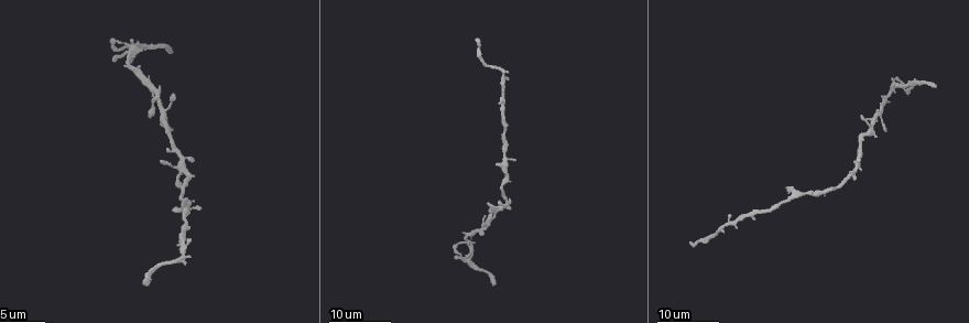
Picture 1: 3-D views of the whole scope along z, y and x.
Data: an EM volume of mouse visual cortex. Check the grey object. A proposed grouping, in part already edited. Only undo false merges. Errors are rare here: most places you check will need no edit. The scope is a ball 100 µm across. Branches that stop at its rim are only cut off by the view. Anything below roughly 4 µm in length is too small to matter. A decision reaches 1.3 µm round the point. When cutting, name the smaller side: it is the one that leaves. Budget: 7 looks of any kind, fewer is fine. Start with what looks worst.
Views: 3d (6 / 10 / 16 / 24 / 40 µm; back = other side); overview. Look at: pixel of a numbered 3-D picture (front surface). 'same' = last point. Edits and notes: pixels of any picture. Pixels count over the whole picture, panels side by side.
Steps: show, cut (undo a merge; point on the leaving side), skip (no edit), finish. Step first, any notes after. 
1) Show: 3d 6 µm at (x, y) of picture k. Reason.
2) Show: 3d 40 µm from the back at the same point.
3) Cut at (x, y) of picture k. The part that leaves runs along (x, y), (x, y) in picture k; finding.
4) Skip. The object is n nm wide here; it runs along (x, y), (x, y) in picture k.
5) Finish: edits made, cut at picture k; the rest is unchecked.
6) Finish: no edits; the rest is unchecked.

Show: 3d 24 µm at (880, 116) of picture 1. Small branch off a trunk.

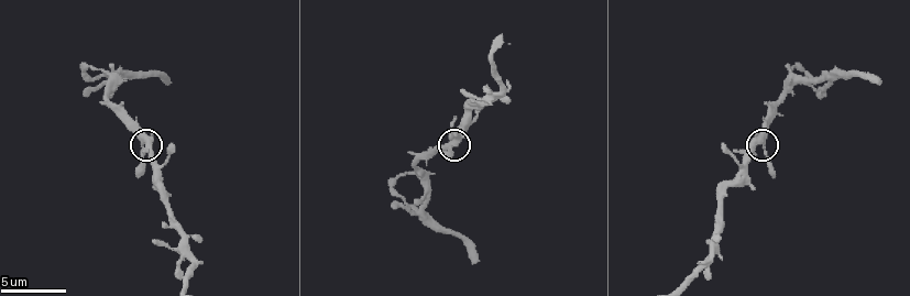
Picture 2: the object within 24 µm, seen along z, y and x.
Show: 3d 10 µm at (453, 145) of picture 2. Closer look.

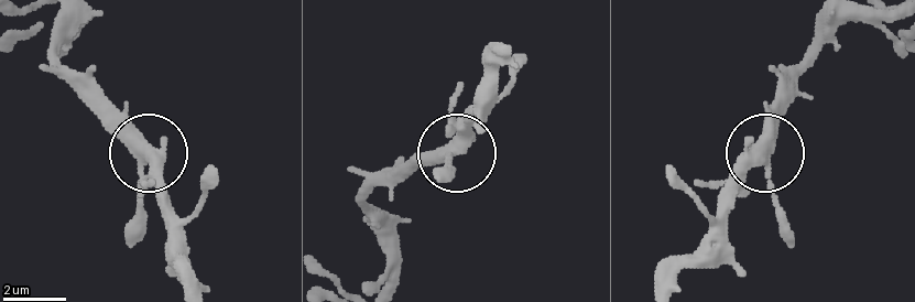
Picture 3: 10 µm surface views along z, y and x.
Show: 3d 10 µm from the back at (762, 161) of picture 3.

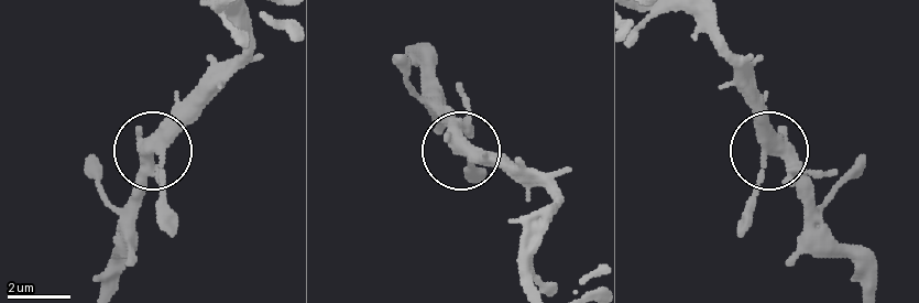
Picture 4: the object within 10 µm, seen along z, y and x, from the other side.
Skip. It runs along (99, 282), (152, 153), (162, 172), (162, 225) in picture 4; continuous, no second neuron.

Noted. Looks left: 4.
Show: 3d 24 µm at (775, 206) of picture 1. Calibre changes.

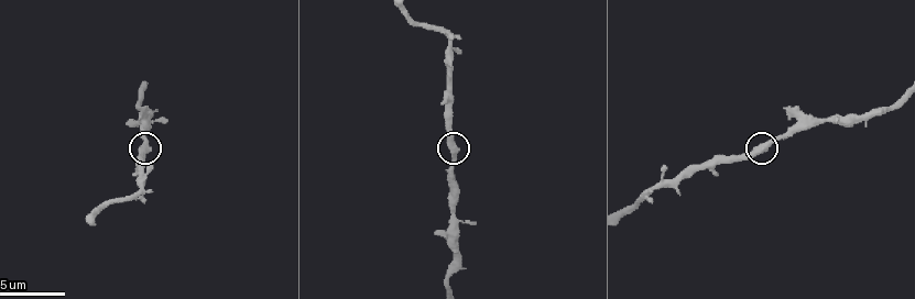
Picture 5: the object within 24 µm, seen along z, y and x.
Show: 3d 10 µm at (765, 145) of picture 5.

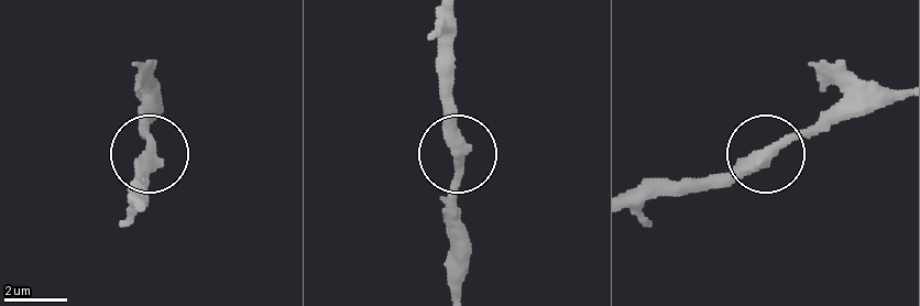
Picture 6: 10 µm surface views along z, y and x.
Skip. Continuous, no second neuron.

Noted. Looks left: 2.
Show: 3d 10 µm at (141, 102) of picture 5.

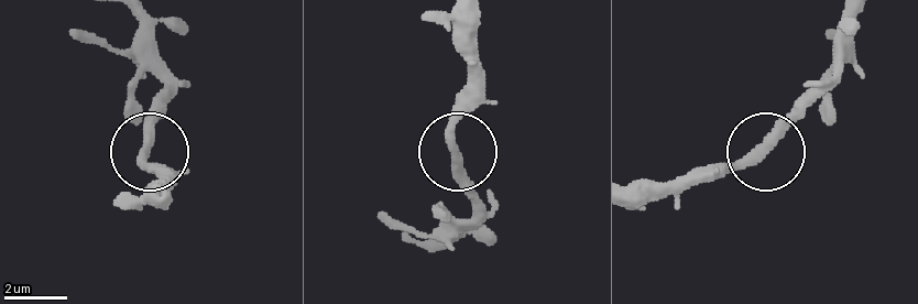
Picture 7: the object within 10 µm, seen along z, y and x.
Show: 3d 10 µm from the back at (145, 152) of picture 7. Other side.

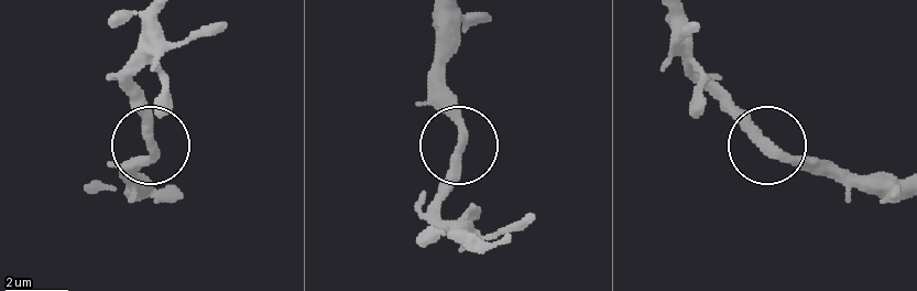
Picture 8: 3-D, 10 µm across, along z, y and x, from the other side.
Skip. The object is 310 nm wide here; continuous, no second neuron.

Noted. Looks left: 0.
Finish: no edits; the rest is unchecked.

